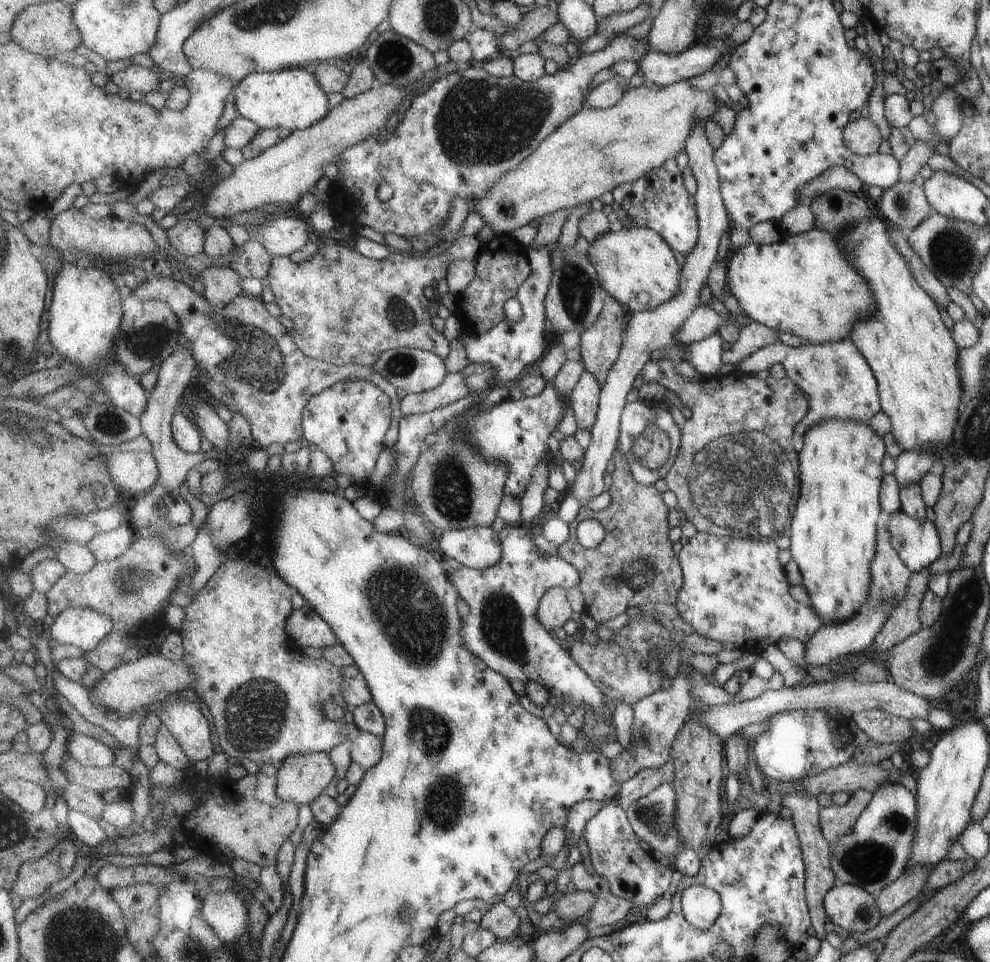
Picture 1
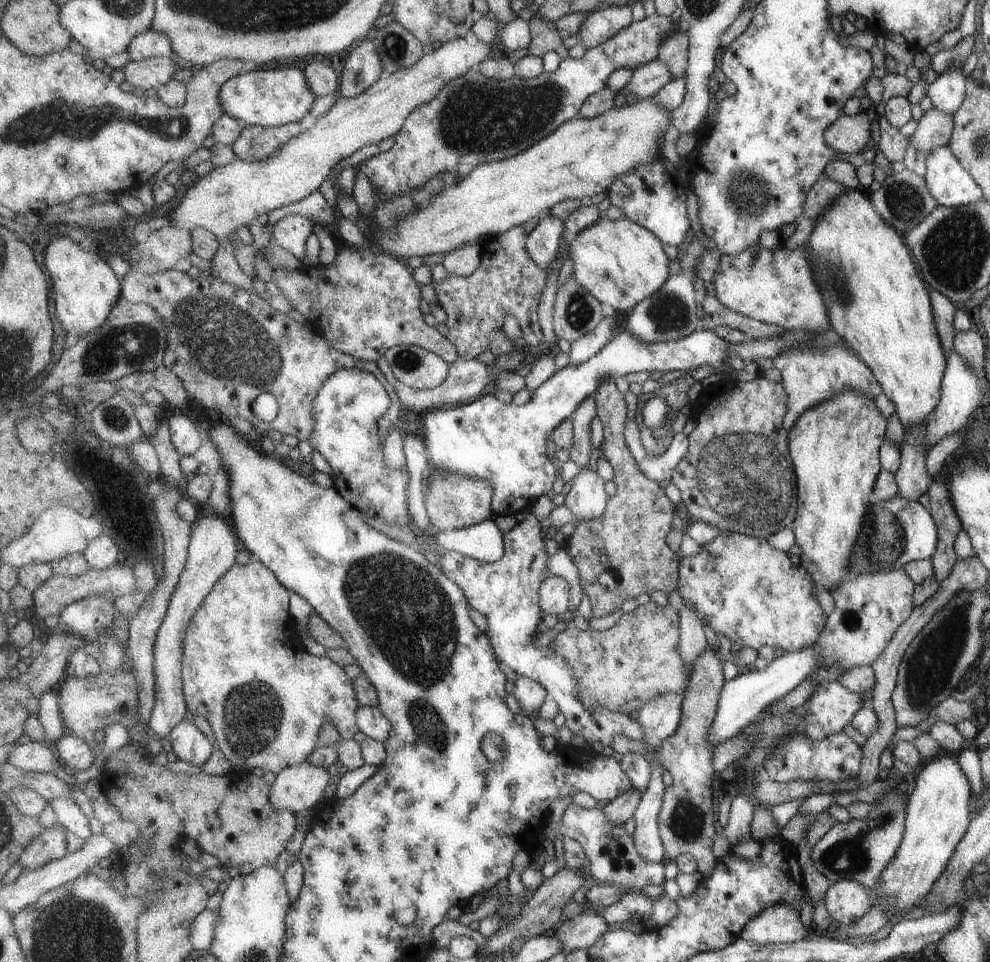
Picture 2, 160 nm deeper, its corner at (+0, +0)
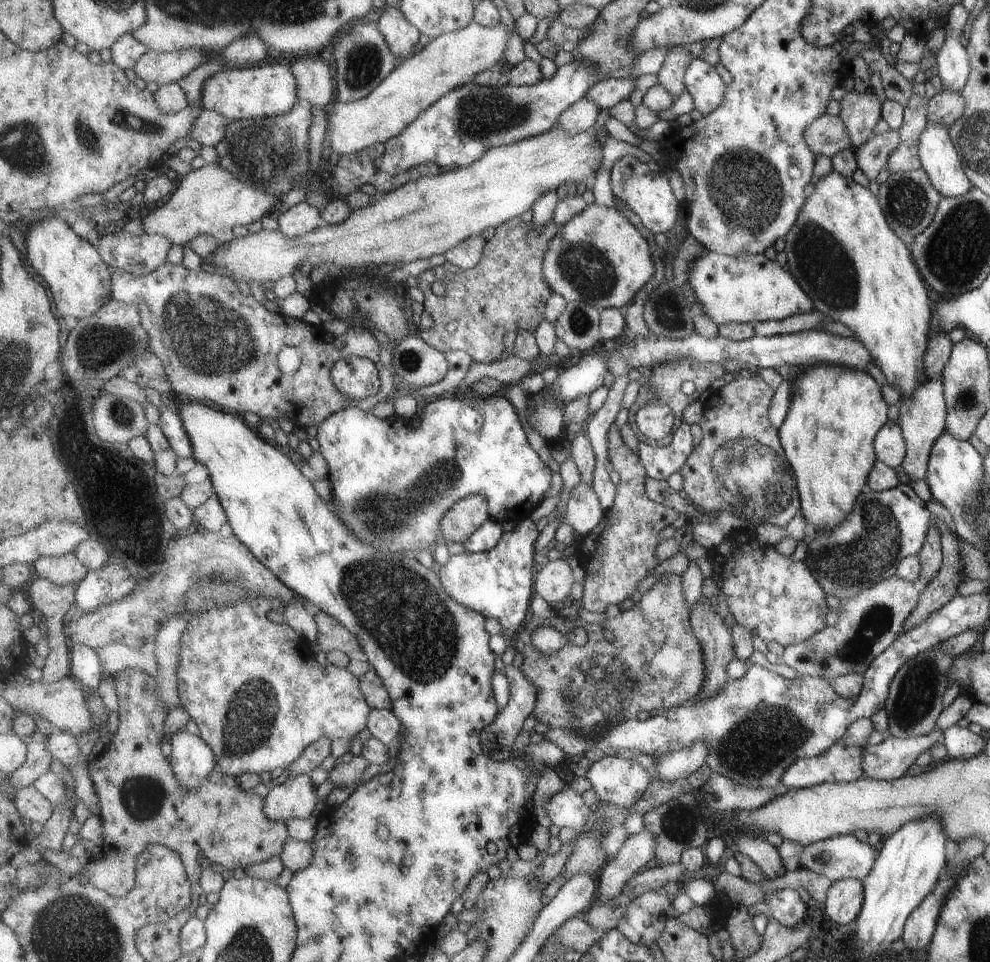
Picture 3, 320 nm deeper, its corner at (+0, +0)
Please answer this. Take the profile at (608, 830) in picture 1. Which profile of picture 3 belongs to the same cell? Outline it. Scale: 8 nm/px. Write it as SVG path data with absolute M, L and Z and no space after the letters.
M563 782L563 788L550 795L543 804L545 815L560 830L571 826L579 834L583 834L584 826L593 812L593 807L589 808L585 804L585 798L575 788L571 788L570 782Z

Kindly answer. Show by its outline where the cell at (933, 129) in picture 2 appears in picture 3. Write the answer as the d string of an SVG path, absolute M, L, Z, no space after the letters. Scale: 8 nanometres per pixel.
M937 91L926 104L926 124L941 124L949 128L964 112L964 100L960 92Z

